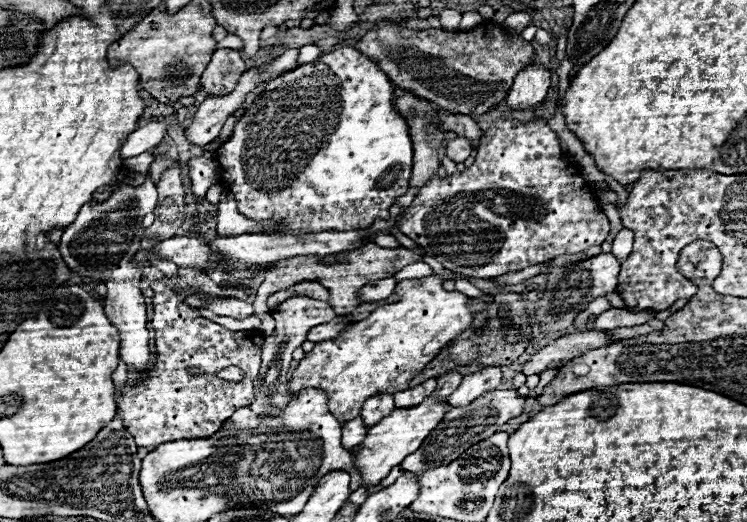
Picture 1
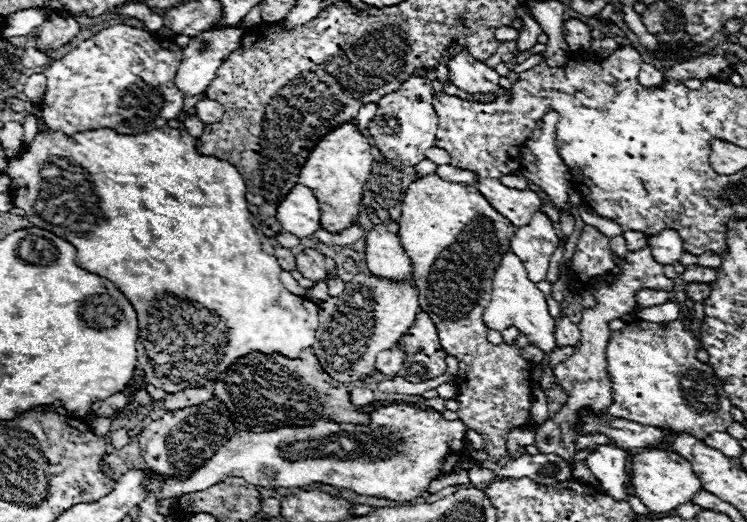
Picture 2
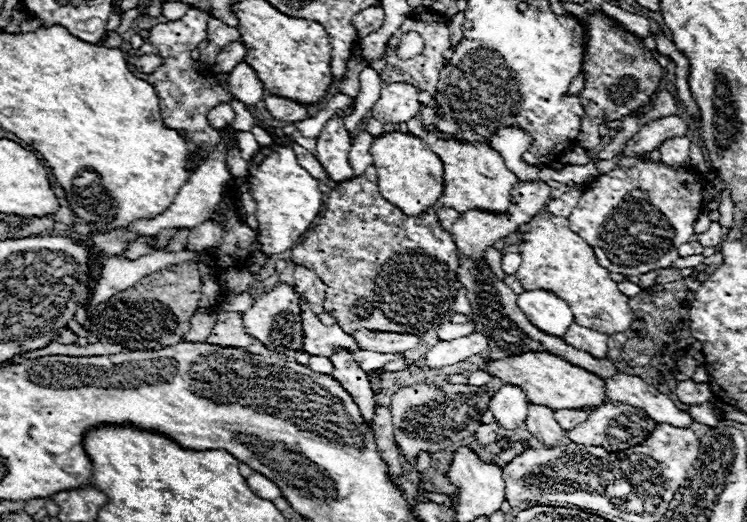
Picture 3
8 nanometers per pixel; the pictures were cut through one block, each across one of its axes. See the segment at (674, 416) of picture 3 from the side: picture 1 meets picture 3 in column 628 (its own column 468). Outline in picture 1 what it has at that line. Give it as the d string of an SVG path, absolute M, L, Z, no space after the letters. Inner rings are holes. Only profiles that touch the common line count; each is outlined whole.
M496 366L484 368L472 376L468 374L462 378L462 384L454 390L454 394L448 398L448 404L454 408L464 408L482 394L496 390L500 386L500 380L502 380L502 372Z

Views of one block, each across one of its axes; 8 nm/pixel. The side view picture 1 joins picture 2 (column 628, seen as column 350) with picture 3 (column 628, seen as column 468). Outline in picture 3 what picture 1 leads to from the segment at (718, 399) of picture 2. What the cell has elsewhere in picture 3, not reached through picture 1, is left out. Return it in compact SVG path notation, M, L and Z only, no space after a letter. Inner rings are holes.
M542 212L522 224L516 232L522 236L518 248L524 262L516 276L524 290L552 290L554 294L560 294L572 308L574 320L580 322L580 326L592 326L594 330L604 330L604 334L616 334L632 324L628 296L616 288L616 282L612 282L608 270L598 264L594 250L584 238L568 228L566 218Z

